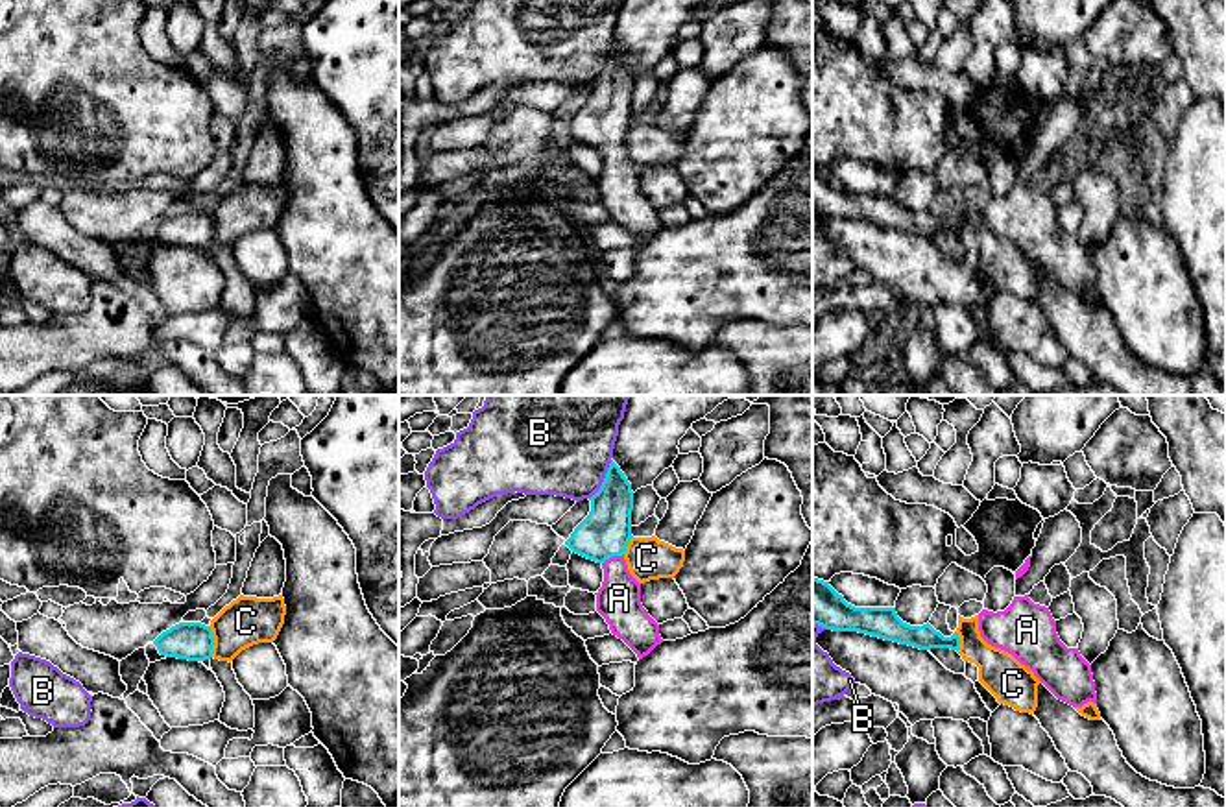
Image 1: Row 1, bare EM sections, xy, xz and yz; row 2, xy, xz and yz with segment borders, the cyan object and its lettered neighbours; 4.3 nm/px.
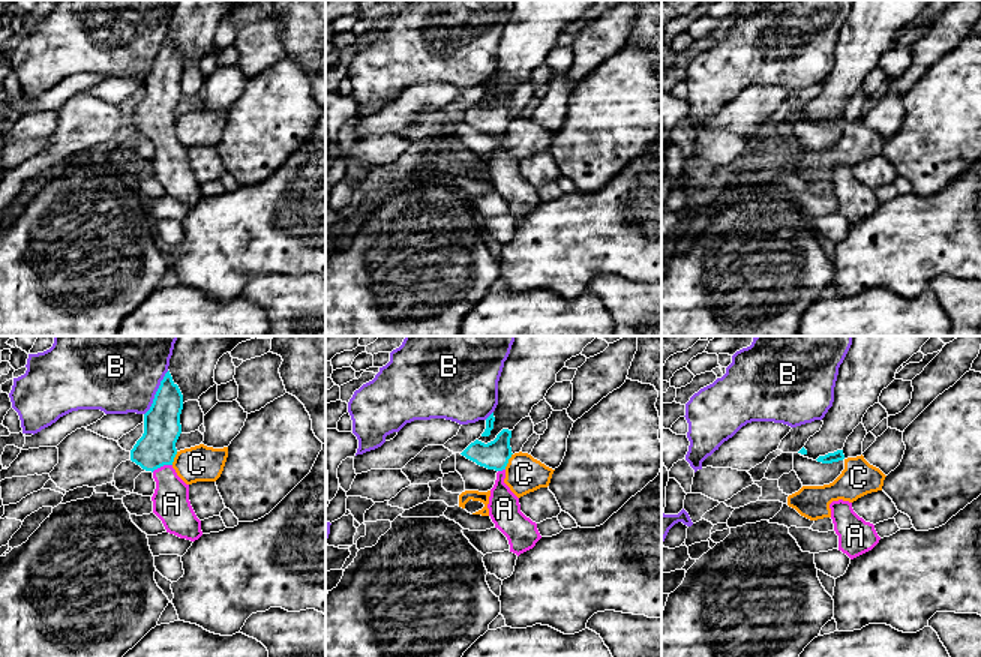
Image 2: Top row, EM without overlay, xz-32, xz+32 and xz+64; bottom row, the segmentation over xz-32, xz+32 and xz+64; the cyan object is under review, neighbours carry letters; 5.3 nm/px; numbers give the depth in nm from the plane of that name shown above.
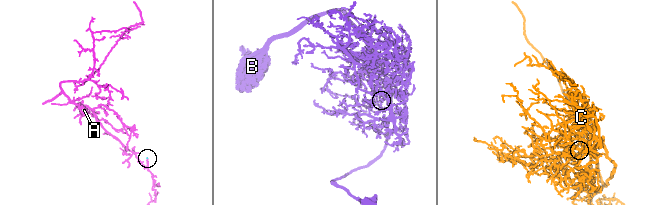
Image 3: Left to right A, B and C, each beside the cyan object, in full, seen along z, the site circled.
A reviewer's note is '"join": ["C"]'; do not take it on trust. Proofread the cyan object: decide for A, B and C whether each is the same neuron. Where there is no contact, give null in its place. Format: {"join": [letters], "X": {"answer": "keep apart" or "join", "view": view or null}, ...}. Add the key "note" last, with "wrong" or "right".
{"join": ["A"], "A": {"answer": "join", "view": "xz"}, "B": {"answer": "keep apart", "view": "xz"}, "C": {"answer": "keep apart", "view": "xy"}, "note": "wrong"}

